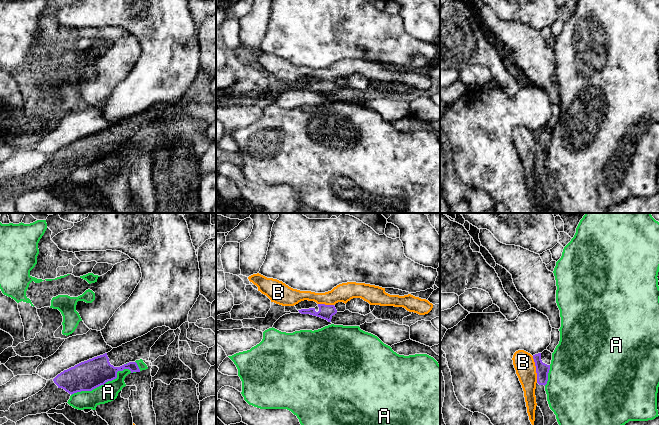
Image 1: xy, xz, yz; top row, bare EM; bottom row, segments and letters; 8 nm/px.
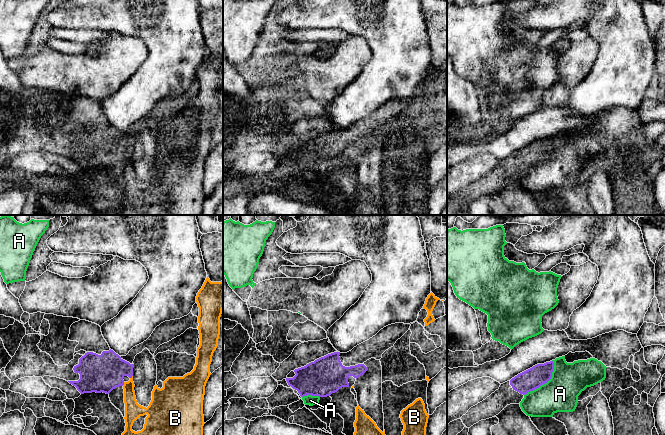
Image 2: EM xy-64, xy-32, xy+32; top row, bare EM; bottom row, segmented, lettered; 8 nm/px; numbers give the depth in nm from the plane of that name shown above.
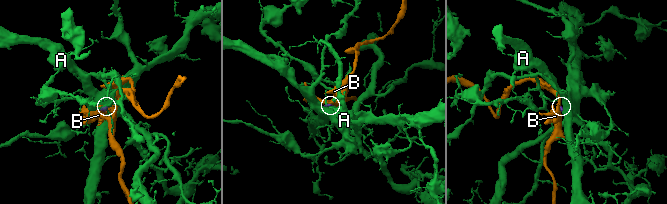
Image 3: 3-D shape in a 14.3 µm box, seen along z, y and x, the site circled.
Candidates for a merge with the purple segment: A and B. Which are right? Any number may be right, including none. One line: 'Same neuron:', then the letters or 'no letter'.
Same neuron: no letter

